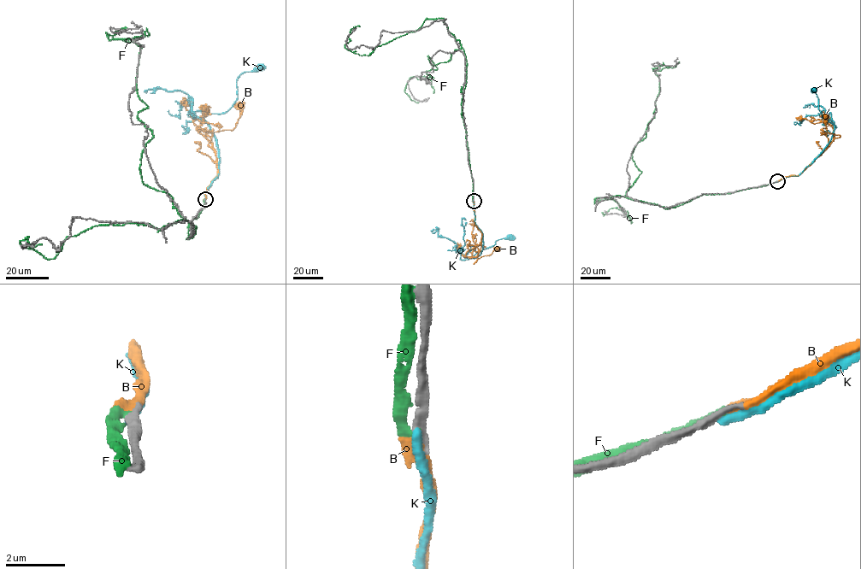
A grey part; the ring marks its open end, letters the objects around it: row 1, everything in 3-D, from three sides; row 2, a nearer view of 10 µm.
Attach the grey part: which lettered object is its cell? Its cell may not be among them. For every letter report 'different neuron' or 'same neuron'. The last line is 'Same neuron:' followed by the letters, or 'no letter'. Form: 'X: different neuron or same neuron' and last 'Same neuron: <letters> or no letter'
B: same neuron
F: different neuron
K: different neuron
Same neuron: B

